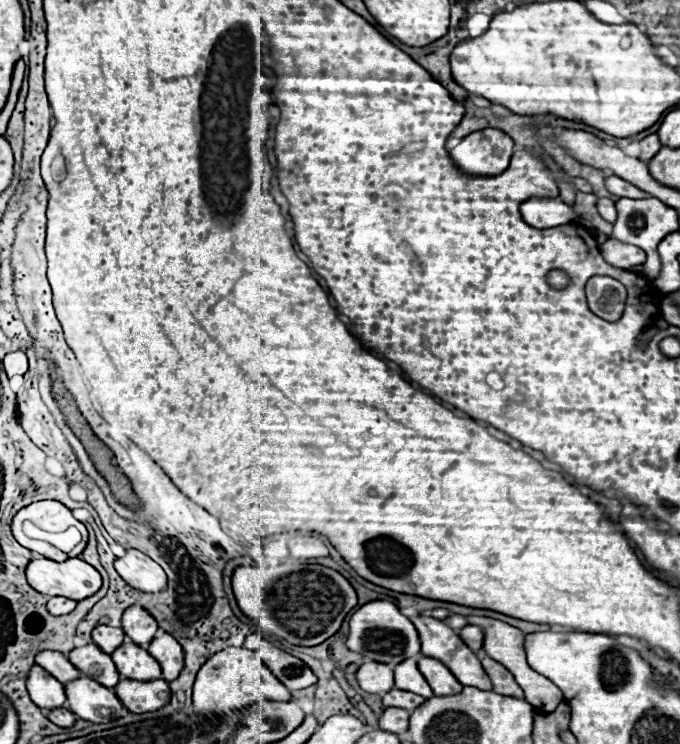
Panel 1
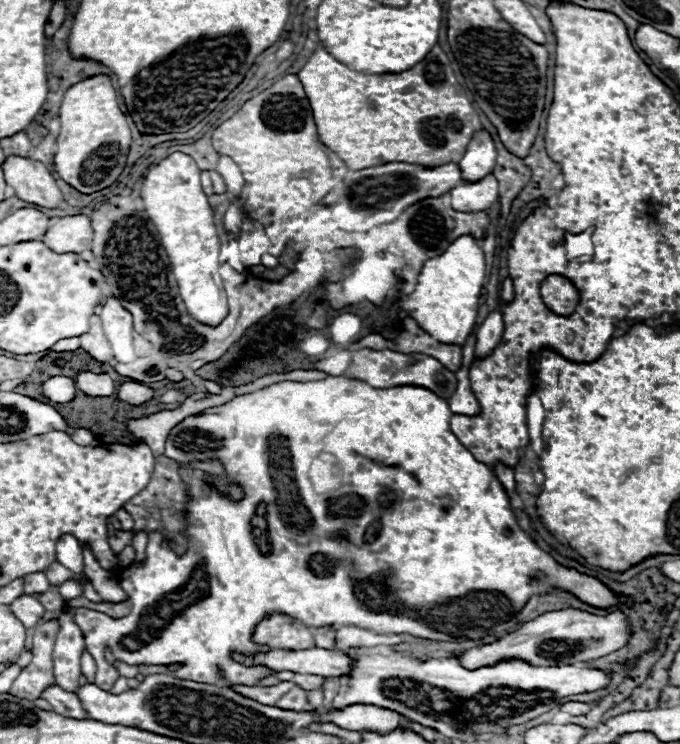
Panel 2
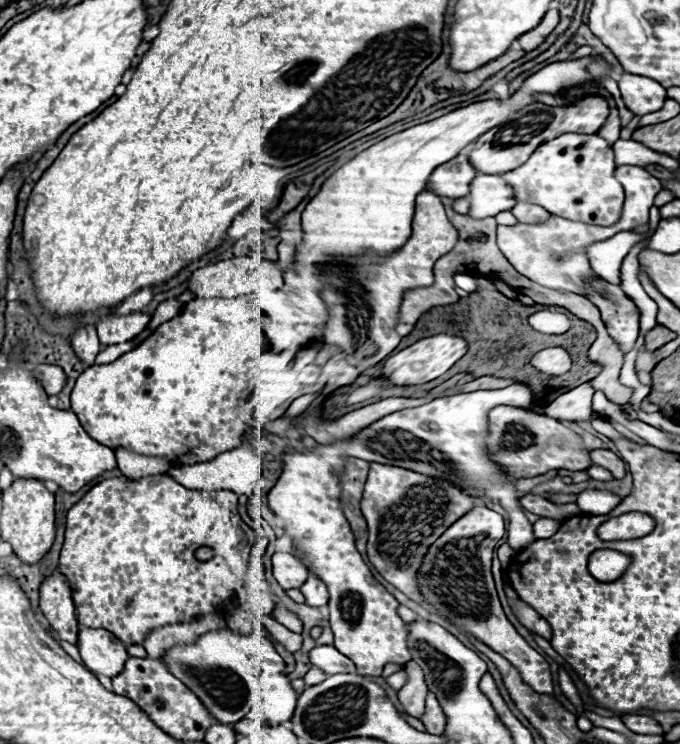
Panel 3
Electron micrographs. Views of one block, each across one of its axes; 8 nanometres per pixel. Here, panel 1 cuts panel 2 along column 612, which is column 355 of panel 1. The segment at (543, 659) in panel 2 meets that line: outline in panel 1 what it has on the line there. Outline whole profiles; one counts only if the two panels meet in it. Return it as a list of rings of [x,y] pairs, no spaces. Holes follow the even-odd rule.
[[[374,600],[360,606],[350,618],[350,634],[348,634],[348,648],[352,652],[362,654],[368,660],[384,662],[390,666],[398,666],[400,662],[412,658],[420,652],[420,640],[414,624],[400,614],[398,606],[386,600]]]

